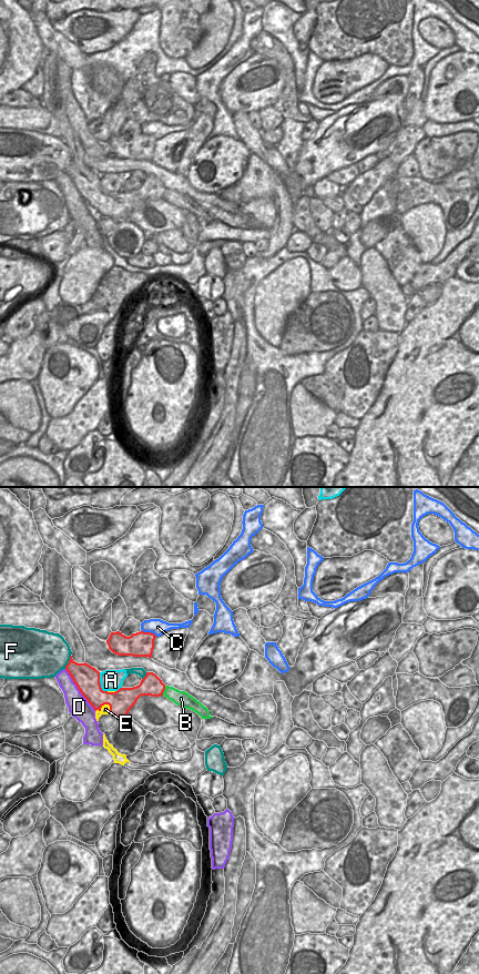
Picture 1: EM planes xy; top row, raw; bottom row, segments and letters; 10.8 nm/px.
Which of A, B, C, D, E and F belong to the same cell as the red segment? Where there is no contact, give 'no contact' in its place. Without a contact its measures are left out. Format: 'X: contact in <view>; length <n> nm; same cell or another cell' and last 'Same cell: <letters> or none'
A: contact in xy; length 240 nm; another cell
B: contact in xy; length 110 nm; another cell
C: contact in xy; length 180 nm; another cell
D: contact in xy; length 550 nm; another cell
E: contact in xy; length 180 nm; another cell
F: contact in xy; length 160 nm; another cell
Same cell: none

